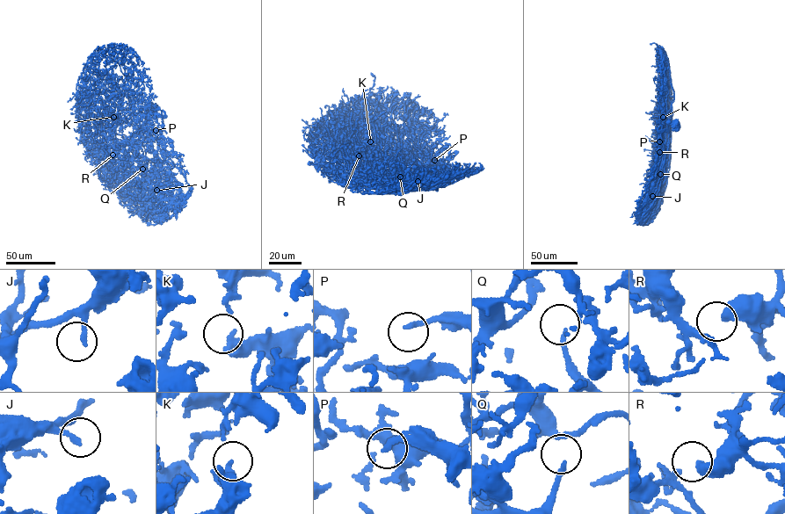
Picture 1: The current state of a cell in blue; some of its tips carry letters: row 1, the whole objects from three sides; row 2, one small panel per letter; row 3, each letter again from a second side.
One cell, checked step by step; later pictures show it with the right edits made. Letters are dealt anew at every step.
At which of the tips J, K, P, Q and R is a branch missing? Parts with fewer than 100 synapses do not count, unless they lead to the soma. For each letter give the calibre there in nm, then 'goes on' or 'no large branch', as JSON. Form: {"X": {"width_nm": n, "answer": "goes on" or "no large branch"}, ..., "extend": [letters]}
{"J": {"width_nm": 140, "answer": "no large branch"}, "K": {"width_nm": 300, "answer": "no large branch"}, "P": {"width_nm": 200, "answer": "no large branch"}, "Q": {"width_nm": 140, "answer": "no large branch"}, "R": {"width_nm": 440, "answer": "no large branch"}, "extend": []}

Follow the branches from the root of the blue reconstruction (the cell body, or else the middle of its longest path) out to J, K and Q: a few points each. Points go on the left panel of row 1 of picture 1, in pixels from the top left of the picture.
J: (150, 108), (154, 106), (146, 122), (146, 130), (157, 143), (157, 159), (161, 165), (156, 190)
K: (150, 108), (154, 106), (149, 119), (140, 126), (128, 125), (119, 118), (119, 121), (113, 117)
Q: (150, 108), (154, 106), (146, 122), (146, 137), (152, 145), (143, 152), (145, 169), (142, 169)

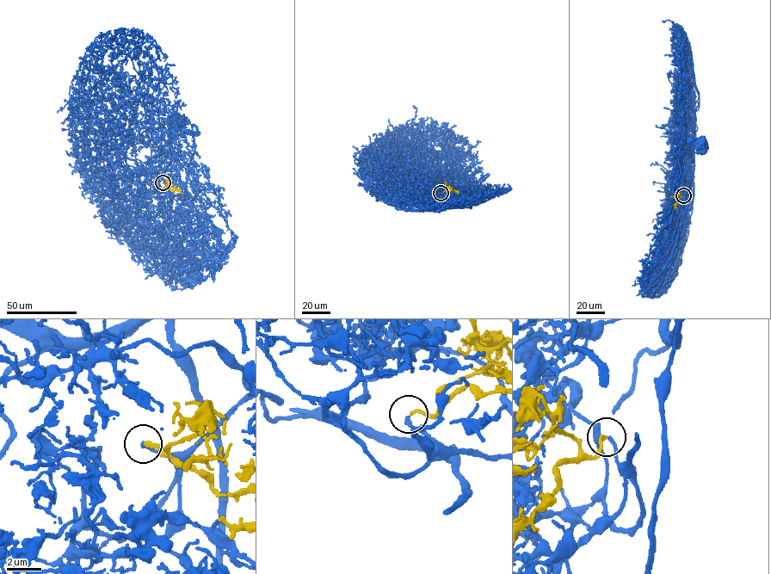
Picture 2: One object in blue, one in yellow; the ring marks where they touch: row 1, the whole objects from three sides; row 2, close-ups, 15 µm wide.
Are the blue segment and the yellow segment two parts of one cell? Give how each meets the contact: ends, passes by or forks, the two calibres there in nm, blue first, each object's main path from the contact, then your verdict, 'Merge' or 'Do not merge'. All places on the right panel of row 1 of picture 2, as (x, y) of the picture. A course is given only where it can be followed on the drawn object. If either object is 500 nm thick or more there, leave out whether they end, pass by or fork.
At the ring blue ends. At the ring yellow ends. Thickness 200 nm (blue) against 190 nm. Course of blue: (683, 195), (684, 197), (686, 194), (685, 189), (691, 172), (688, 140), (701, 144). Course of yellow: (683, 195), (674, 205), (675, 209). Merge

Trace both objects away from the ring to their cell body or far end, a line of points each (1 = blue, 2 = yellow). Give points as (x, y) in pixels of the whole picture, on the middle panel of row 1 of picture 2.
1: (441, 193), (457, 196), (450, 193), (456, 185), (470, 182), (462, 194)
2: (441, 193), (451, 189), (459, 193)

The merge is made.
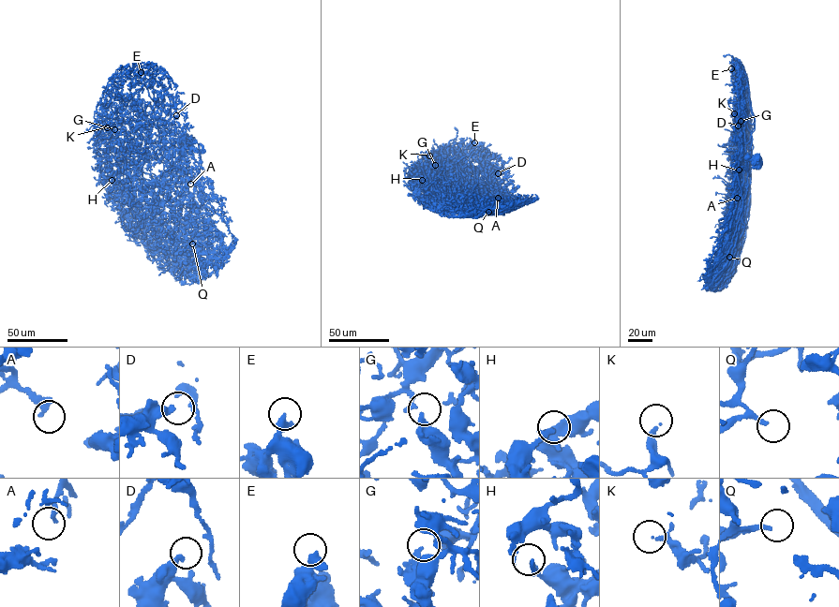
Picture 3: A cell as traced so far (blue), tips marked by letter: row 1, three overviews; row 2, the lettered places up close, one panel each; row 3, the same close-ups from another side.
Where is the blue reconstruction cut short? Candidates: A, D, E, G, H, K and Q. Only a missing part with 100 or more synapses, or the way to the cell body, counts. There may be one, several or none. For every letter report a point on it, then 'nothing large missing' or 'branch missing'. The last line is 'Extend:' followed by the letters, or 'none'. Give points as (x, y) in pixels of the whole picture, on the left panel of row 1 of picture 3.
A: at (190, 184); branch missing
D: at (176, 115); nothing large missing
E: at (141, 72); nothing large missing
G: at (114, 129); nothing large missing
H: at (112, 180); nothing large missing
K: at (107, 127); nothing large missing
Q: at (192, 244); nothing large missing
Extend: A

